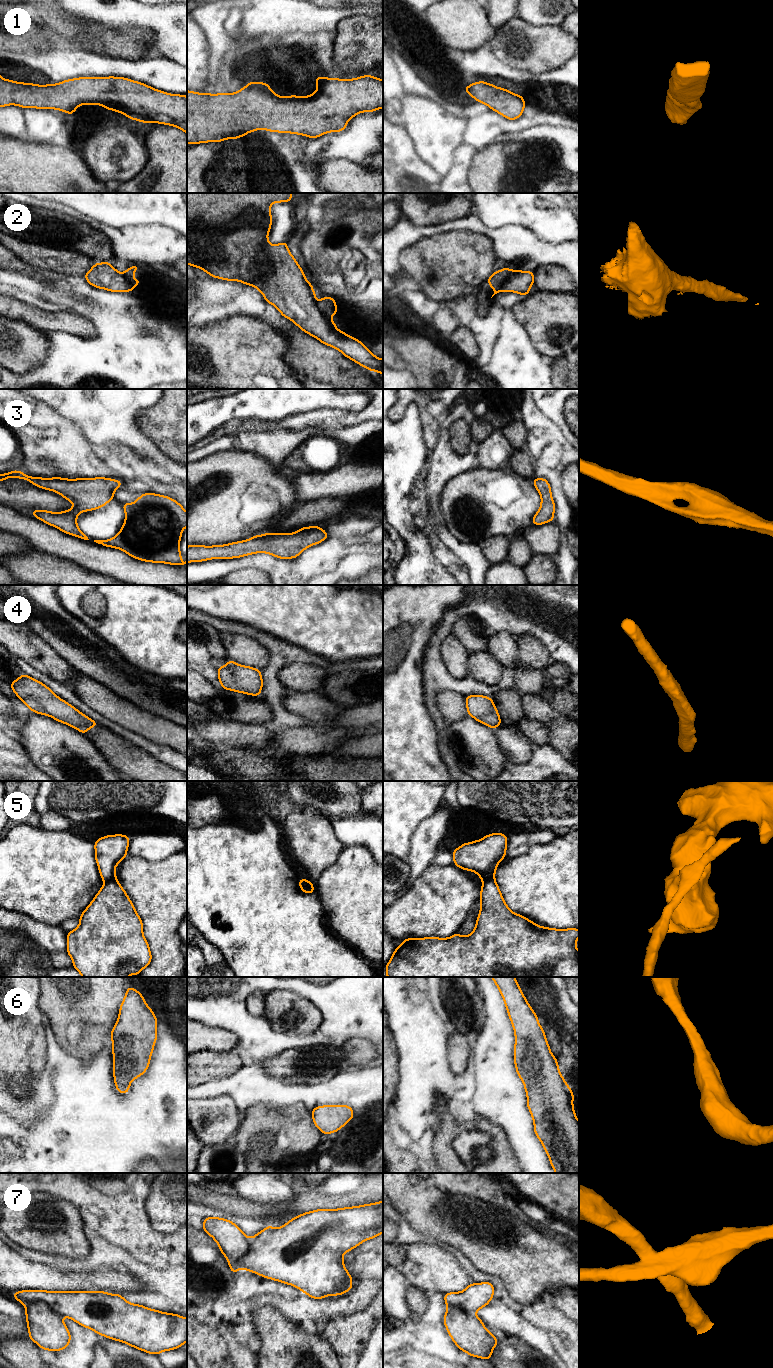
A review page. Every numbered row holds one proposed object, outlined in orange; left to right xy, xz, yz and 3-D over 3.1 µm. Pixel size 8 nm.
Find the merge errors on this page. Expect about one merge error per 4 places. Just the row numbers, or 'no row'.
2, 5, 7

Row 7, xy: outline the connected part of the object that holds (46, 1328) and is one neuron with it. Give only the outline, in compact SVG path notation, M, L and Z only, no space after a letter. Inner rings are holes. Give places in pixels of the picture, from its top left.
M33 1302L25 1306L29 1338L41 1349L60 1351L68 1347L71 1334L62 1320L43 1302Z

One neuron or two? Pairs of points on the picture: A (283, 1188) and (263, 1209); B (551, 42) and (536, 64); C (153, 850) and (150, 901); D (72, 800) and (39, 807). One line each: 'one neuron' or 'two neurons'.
A: two neurons
B: one neuron
C: two neurons
D: one neuron

